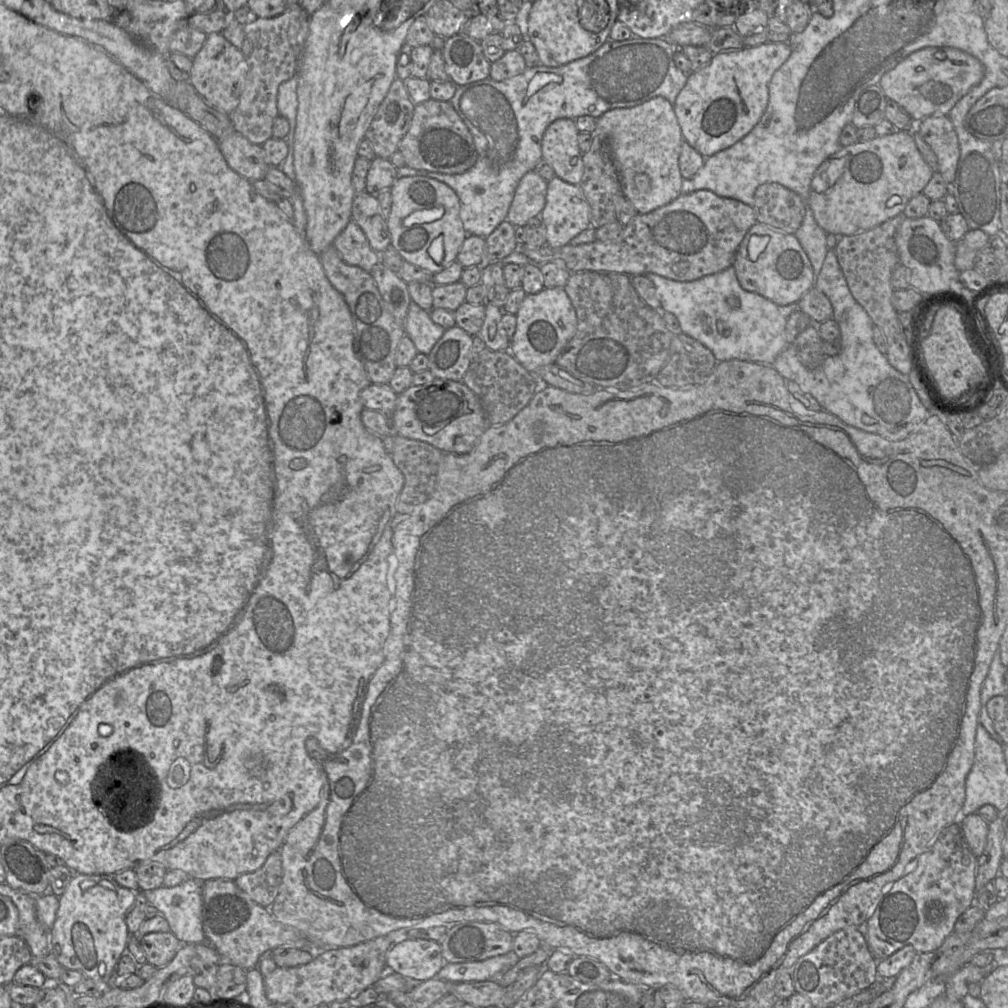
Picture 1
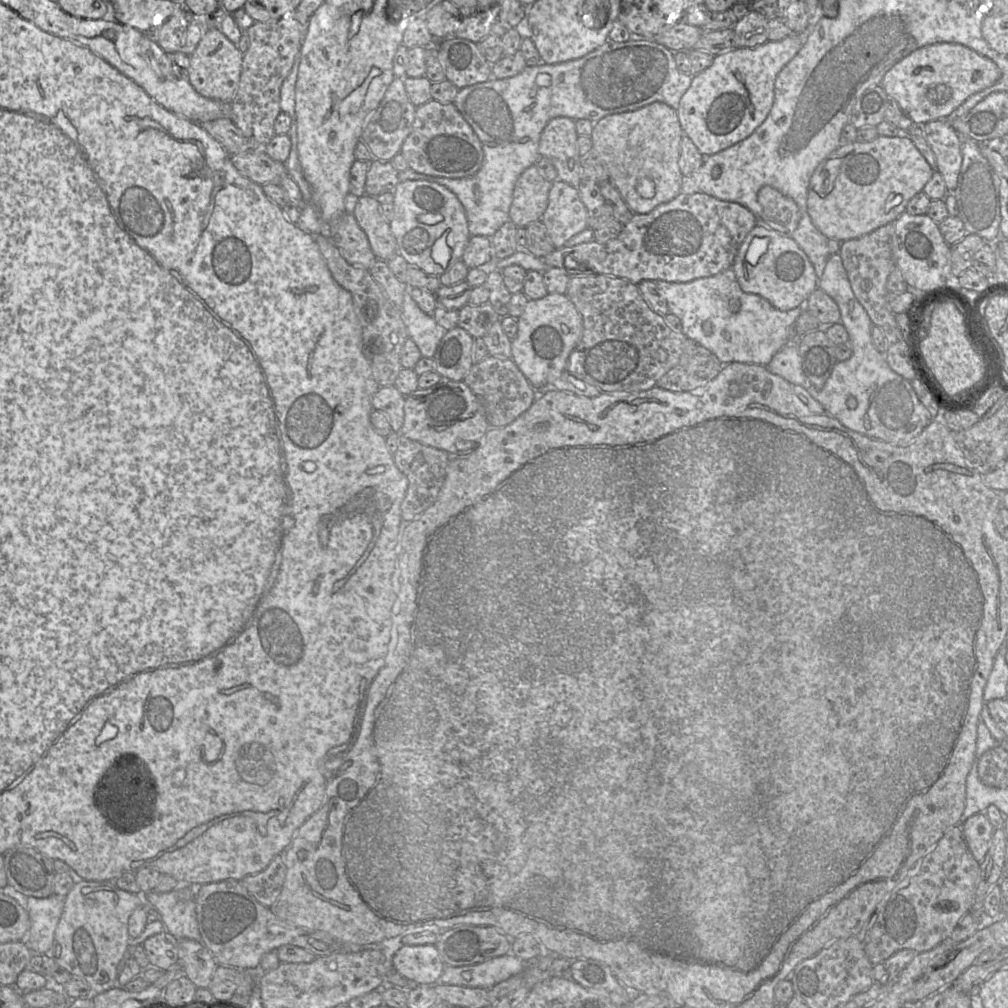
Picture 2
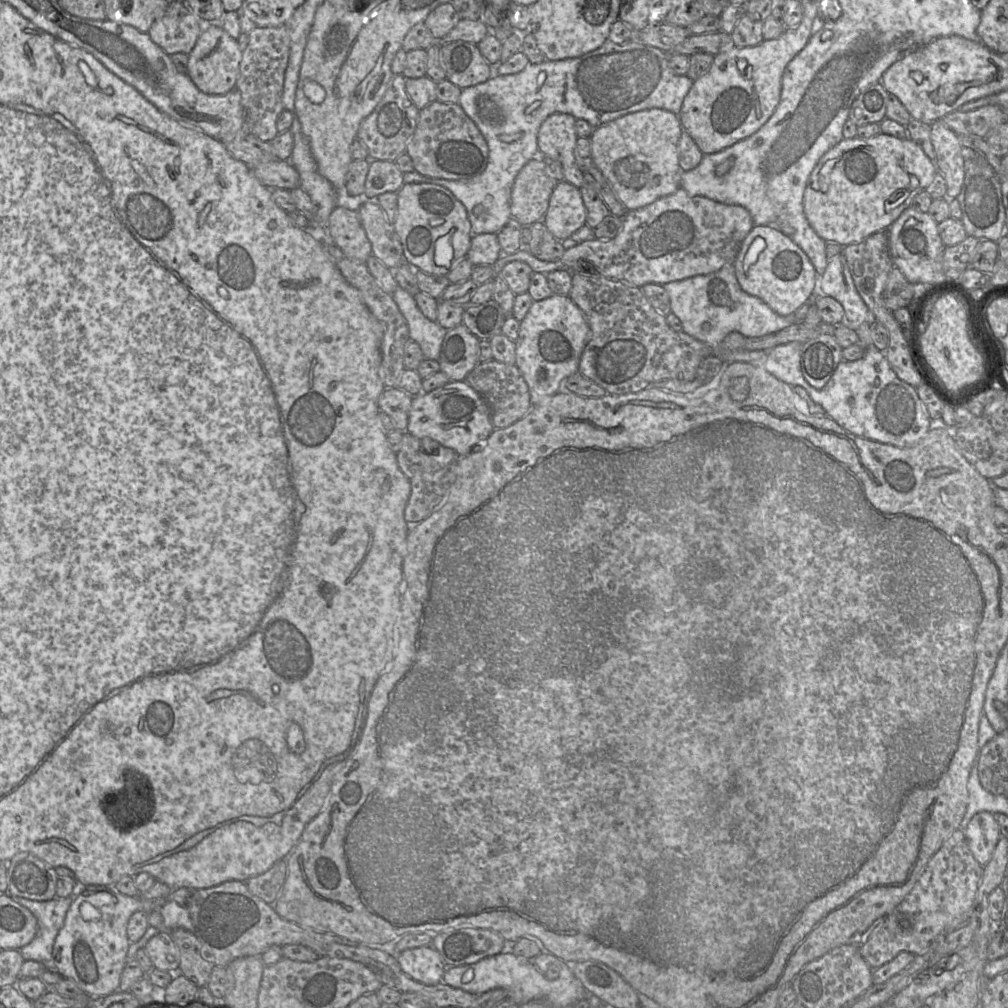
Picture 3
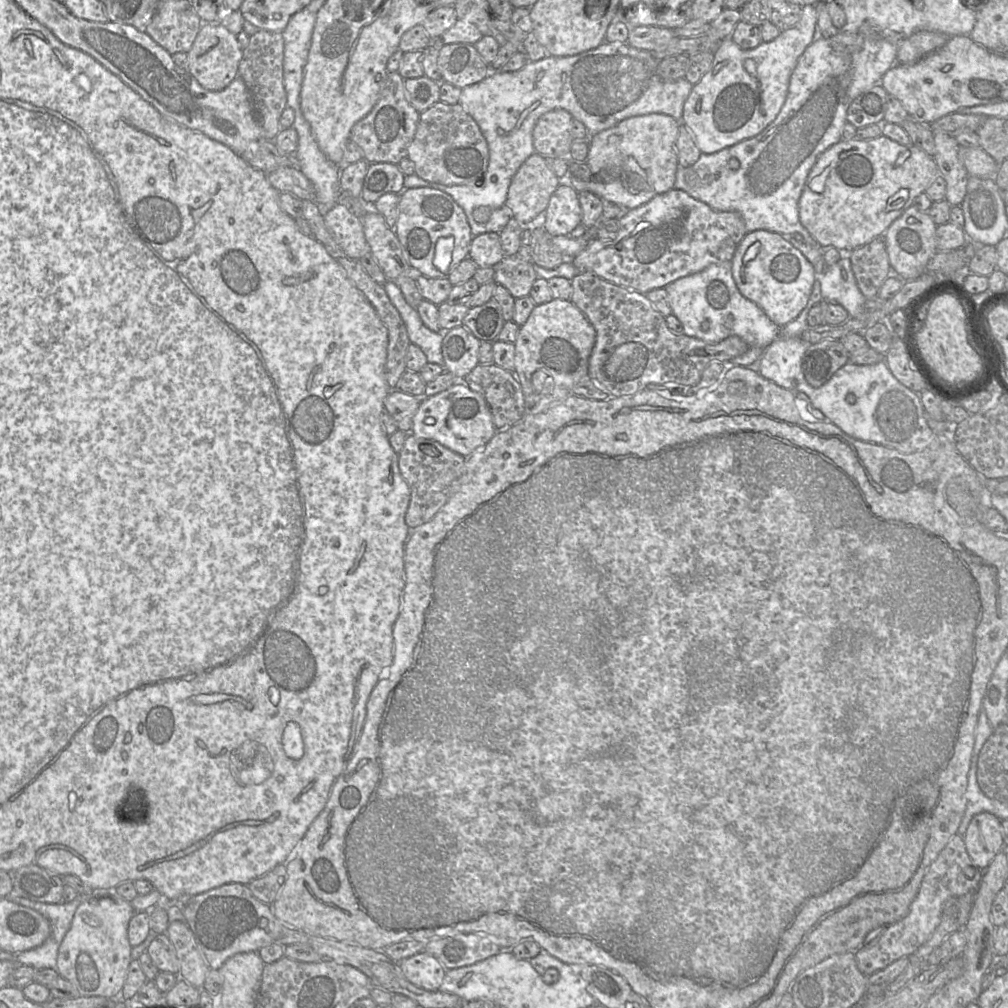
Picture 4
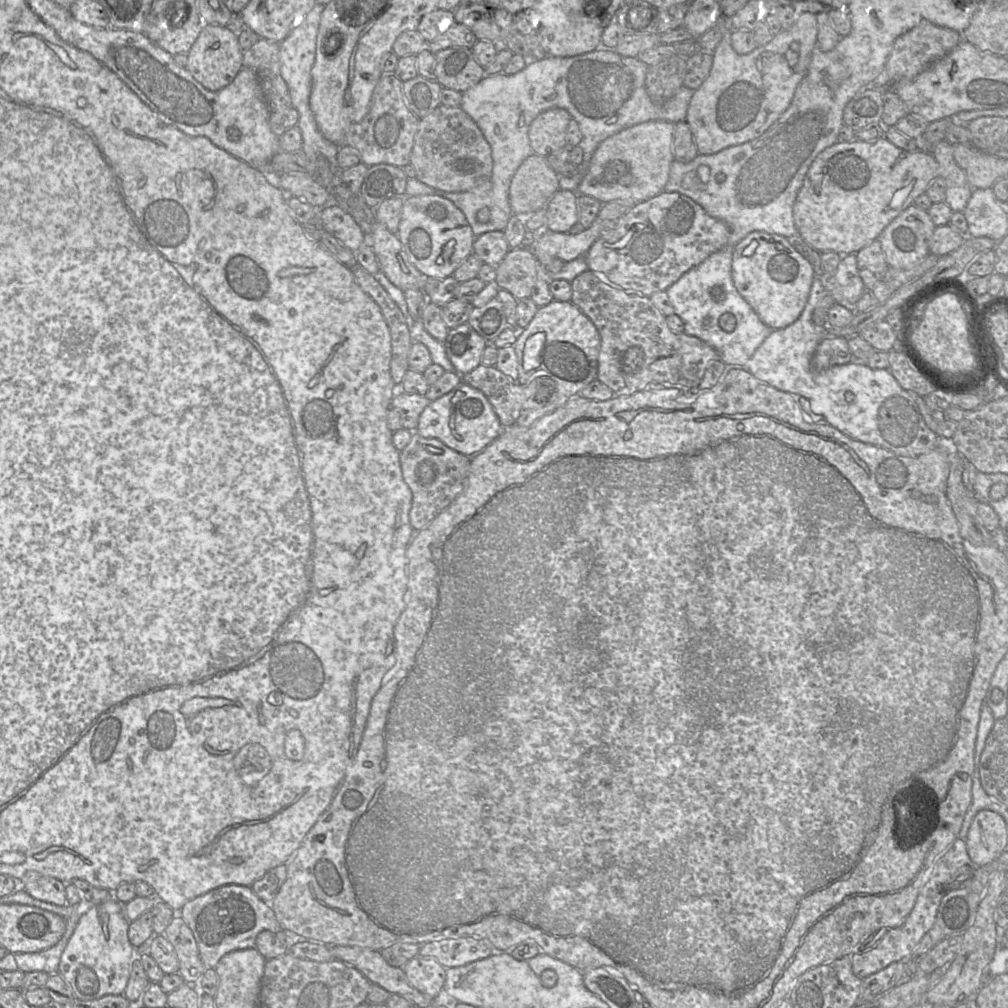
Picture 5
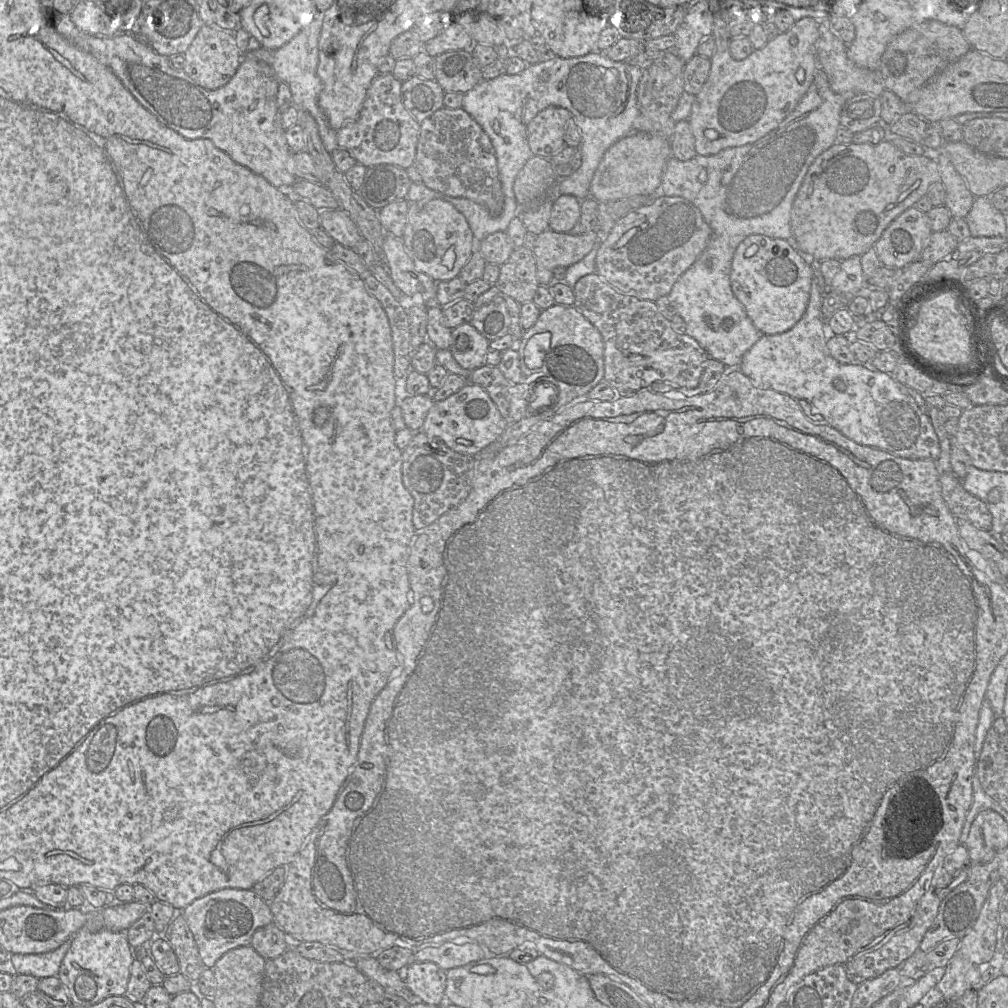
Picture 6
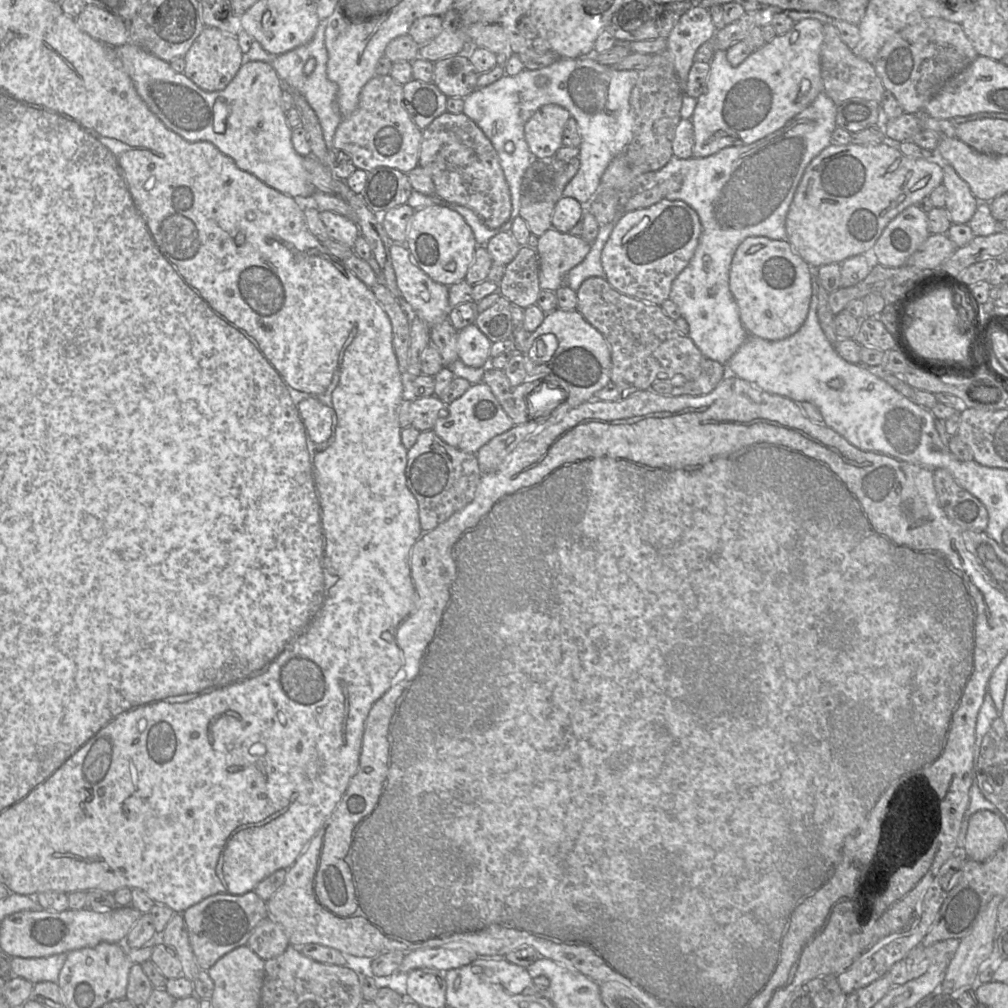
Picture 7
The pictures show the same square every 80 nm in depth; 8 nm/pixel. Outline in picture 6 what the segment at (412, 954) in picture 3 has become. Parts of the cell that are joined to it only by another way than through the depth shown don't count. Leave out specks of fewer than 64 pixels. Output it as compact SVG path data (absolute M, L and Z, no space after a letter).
M433 962L409 964L405 984L419 1002L441 1006L446 1003L446 970Z

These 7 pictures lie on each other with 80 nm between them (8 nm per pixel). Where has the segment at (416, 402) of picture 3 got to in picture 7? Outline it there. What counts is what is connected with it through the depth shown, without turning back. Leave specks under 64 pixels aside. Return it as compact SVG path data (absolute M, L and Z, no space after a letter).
M481 382L472 384L458 399L448 405L448 414L437 419L432 431L448 445L465 453L477 451L494 437L508 431L514 423L506 414L490 387Z

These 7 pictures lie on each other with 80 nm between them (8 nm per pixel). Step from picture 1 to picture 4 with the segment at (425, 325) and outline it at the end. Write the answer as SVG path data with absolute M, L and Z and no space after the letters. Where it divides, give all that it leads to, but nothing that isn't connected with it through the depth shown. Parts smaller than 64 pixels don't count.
M387 280L383 287L405 323L410 342L420 347L429 363L443 367L444 332L432 331L424 325L418 311L406 302L399 286L394 281Z

